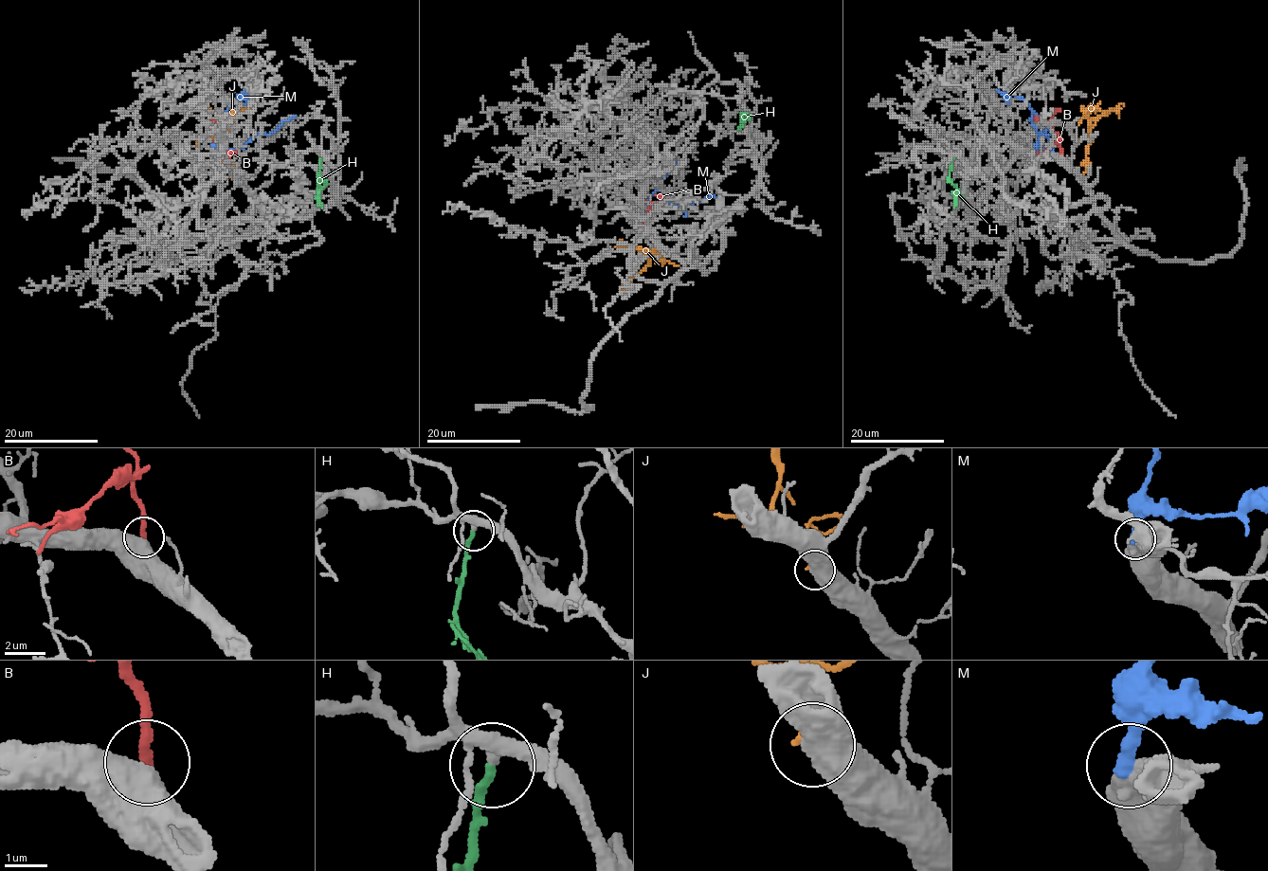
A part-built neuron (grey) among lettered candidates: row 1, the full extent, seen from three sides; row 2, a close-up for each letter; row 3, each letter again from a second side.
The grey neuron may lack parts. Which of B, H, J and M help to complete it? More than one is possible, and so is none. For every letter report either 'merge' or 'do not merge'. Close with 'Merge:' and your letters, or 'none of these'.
B: do not merge
H: merge
J: merge
M: do not merge
Merge: H, J

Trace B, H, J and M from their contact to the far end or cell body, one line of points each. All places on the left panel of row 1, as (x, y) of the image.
B: (211, 155), (216, 137), (206, 123), (222, 115)
H: (324, 156), (319, 162), (318, 175), (317, 202), (321, 207)
J: (232, 176), (223, 163), (225, 148), (221, 138), (227, 120), (199, 104)
M: (213, 154), (220, 118), (237, 96), (248, 96), (254, 90)

